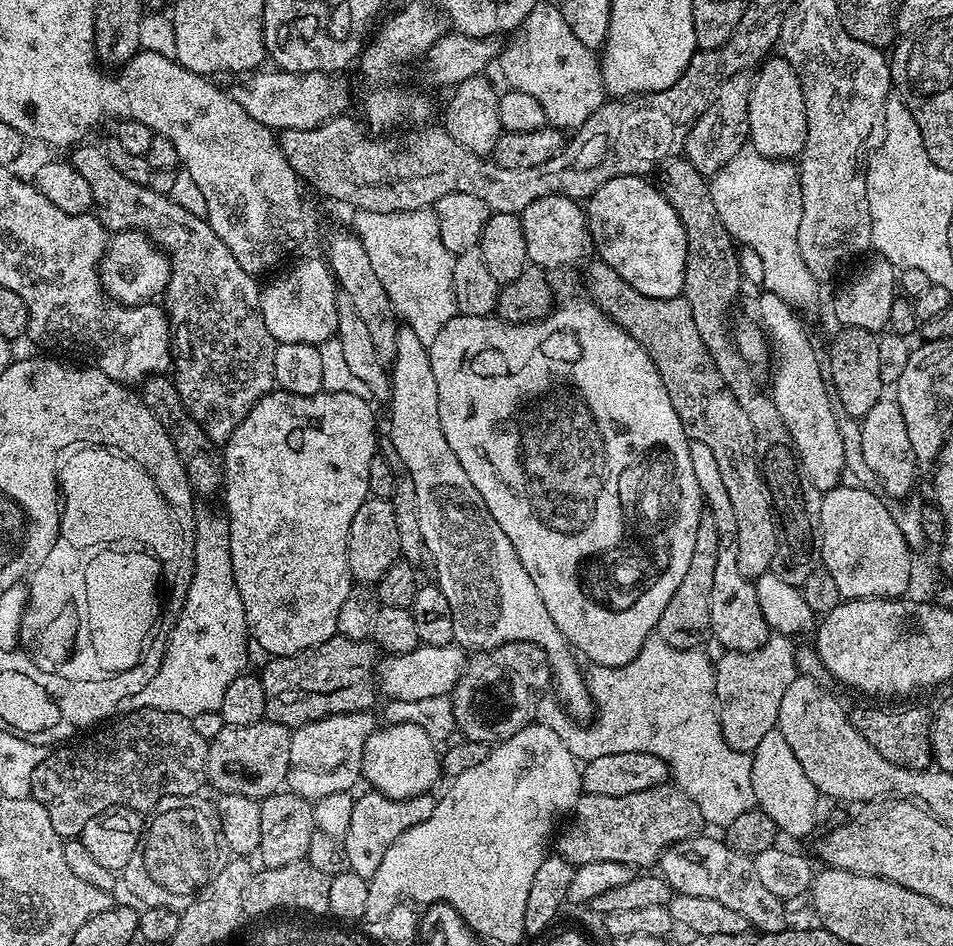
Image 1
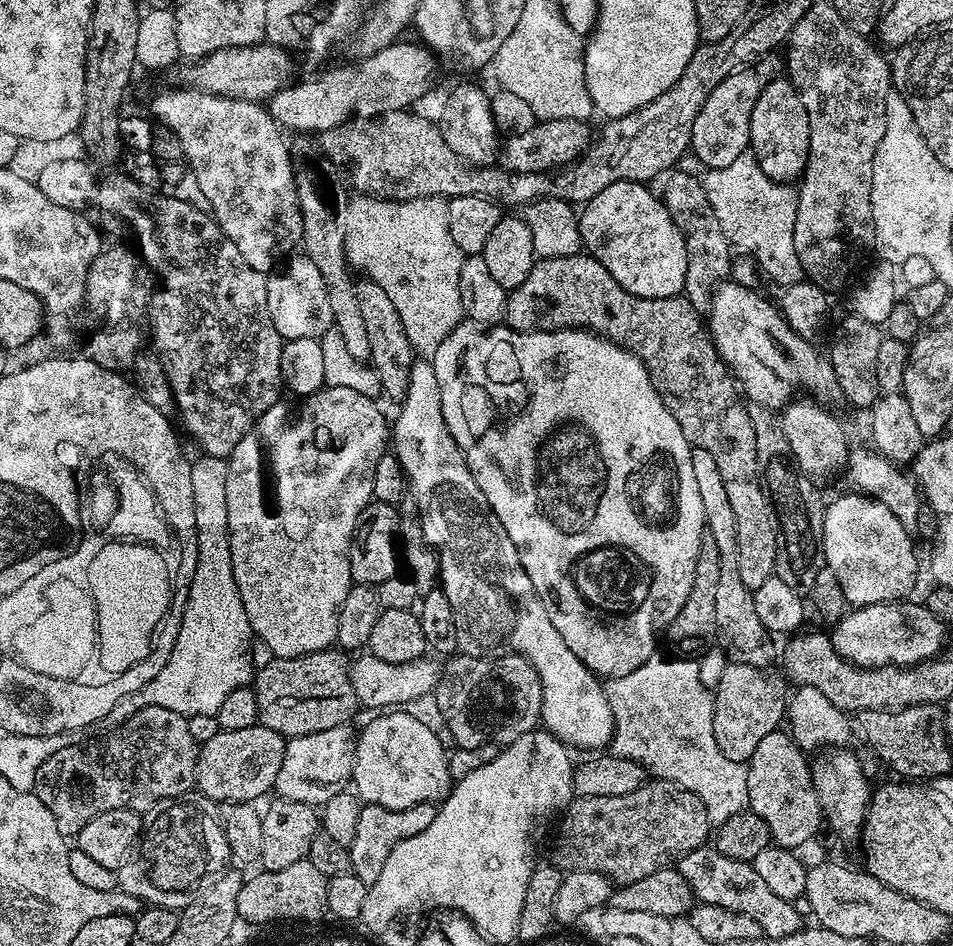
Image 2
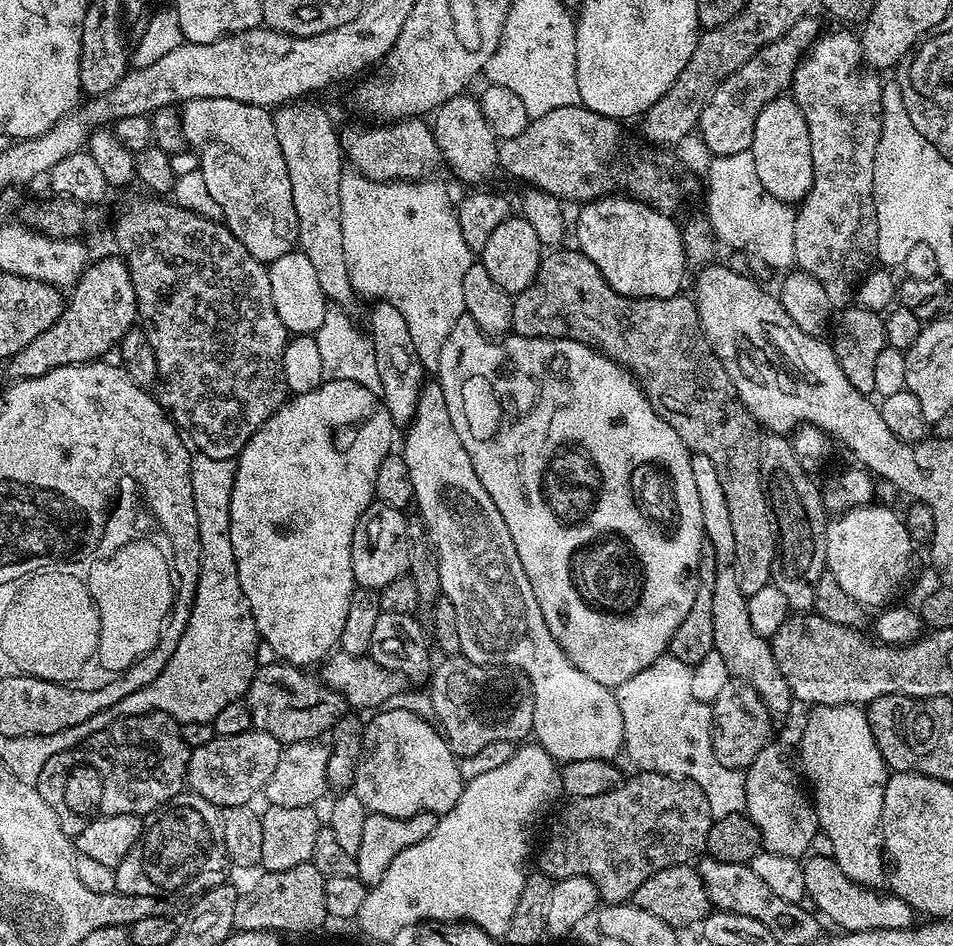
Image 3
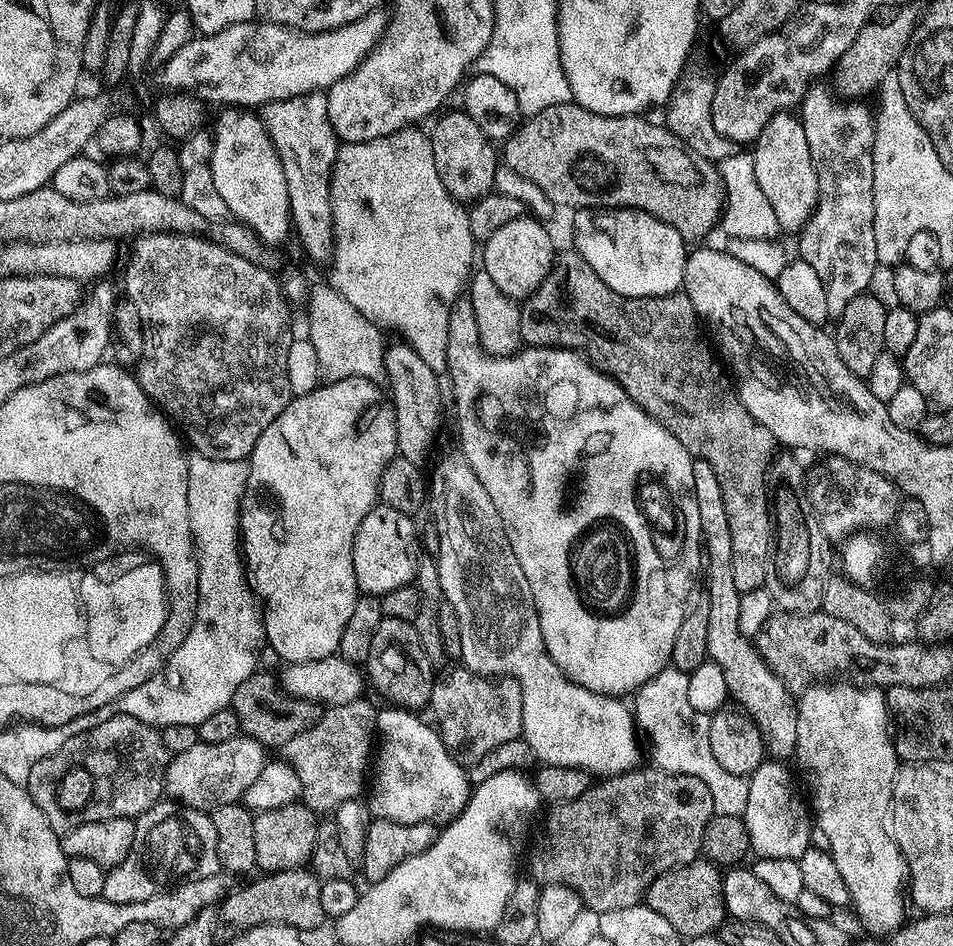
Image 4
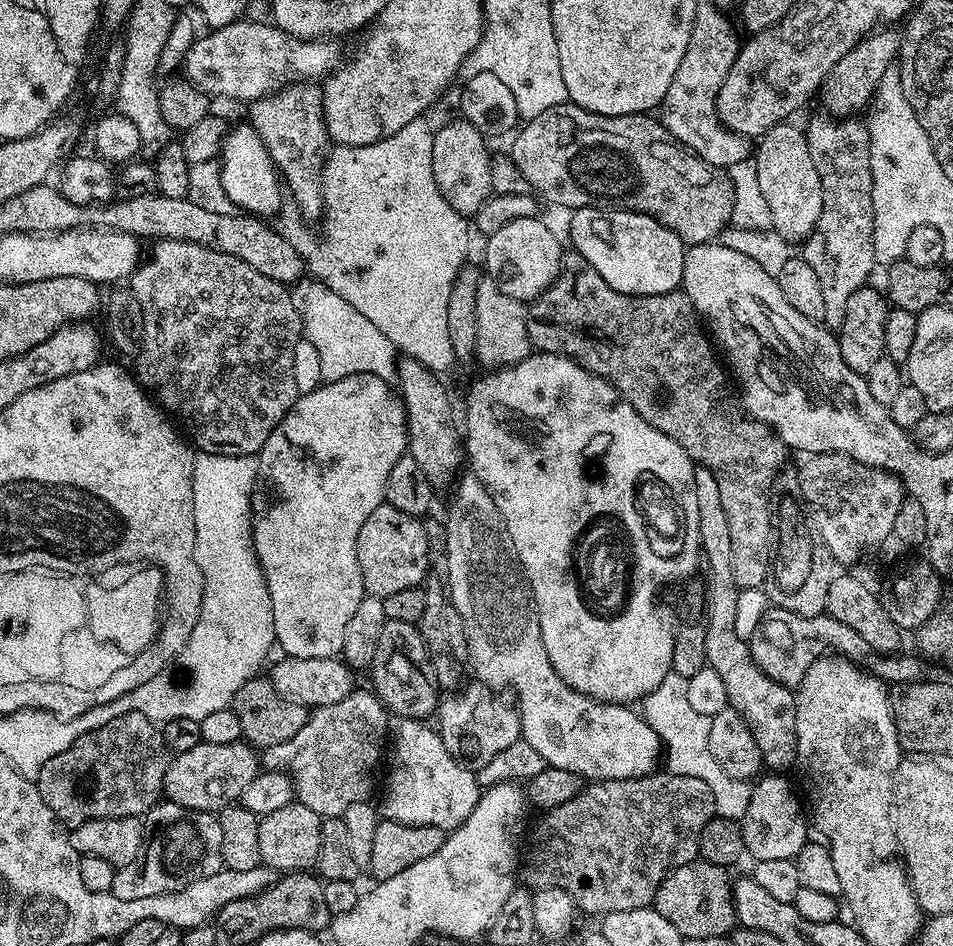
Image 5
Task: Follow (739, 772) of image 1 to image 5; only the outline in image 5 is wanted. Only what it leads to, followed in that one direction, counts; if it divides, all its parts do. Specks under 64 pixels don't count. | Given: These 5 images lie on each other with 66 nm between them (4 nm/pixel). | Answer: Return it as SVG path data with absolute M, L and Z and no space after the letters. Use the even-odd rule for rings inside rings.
M675 674L662 678L658 687L642 701L643 718L652 727L654 734L658 734L667 771L690 778L702 778L702 782L710 786L710 794L714 794L716 815L741 821L746 814L746 806L750 806L752 789L745 781L730 778L730 774L718 766L714 754L710 754L710 719L706 714L698 714L690 706L688 679Z

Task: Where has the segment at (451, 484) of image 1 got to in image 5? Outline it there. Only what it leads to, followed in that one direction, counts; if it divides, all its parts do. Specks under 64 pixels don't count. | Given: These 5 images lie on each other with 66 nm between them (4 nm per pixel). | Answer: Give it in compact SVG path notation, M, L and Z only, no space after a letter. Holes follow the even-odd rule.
M475 474L467 475L468 476L461 475L459 479L455 481L454 487L451 489L453 492L452 497L448 500L448 521L444 524L444 552L448 555L446 591L450 597L451 607L462 618L462 626L466 634L466 646L468 647L466 660L467 663L472 663L472 672L476 675L473 677L475 677L479 683L487 684L490 688L497 690L513 688L513 690L516 691L514 700L520 710L520 730L522 738L526 742L530 742L530 746L534 746L534 750L538 750L538 754L542 754L545 765L561 768L562 770L570 770L588 782L649 776L652 772L657 771L659 764L656 763L661 763L662 760L662 745L658 734L654 734L654 730L645 722L643 715L641 715L639 711L631 712L633 709L629 707L629 705L605 704L602 700L591 700L586 694L576 692L570 686L566 686L566 682L562 682L562 678L556 673L554 666L550 662L550 658L546 654L546 646L542 642L540 616L536 613L536 602L532 598L532 589L528 581L524 578L524 569L520 566L520 560L517 558L516 552L512 549L512 539L508 537L506 522L502 518L502 514L498 514L498 506L494 506L494 498L490 498L486 486L482 486L482 482L478 482L478 478Z

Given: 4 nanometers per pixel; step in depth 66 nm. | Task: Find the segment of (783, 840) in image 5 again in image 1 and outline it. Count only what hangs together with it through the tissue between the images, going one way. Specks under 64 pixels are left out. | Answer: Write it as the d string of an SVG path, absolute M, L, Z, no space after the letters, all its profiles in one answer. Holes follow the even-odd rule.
M778 730L762 737L762 742L752 753L750 782L754 786L752 799L755 807L761 808L774 822L777 833L788 836L808 836L816 828L816 807L822 803L822 797L816 791L814 782L806 778L806 770L794 758L794 750L782 738Z

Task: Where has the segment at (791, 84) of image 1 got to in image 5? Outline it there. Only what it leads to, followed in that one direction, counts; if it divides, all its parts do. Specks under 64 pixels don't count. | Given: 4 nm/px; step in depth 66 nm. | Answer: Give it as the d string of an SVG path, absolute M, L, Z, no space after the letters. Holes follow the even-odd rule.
M781 122L774 125L763 136L759 137L754 148L754 163L758 174L758 187L762 190L764 207L770 217L771 227L789 242L803 242L814 230L822 214L822 182L818 182L818 170L814 170L814 161L810 158L810 146L803 127L795 128L792 122Z

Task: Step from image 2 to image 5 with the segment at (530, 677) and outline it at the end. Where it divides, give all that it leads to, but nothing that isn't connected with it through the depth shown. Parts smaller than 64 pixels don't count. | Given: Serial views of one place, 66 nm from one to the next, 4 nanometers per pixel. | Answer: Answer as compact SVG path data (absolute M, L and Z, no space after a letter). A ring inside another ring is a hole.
M479 682L471 683L449 691L437 704L434 720L438 725L442 746L446 746L446 750L450 750L450 754L461 761L479 766L506 750L510 742L521 739L520 710L497 689Z

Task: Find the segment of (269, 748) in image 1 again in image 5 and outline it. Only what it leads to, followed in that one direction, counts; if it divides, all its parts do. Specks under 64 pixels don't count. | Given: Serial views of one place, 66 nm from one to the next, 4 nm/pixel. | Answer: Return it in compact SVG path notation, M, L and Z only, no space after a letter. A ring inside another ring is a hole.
M243 739L221 744L201 742L194 746L194 750L177 752L171 757L164 779L163 795L171 803L183 808L216 814L220 809L239 801L242 790L254 782L261 768L262 760L257 749Z

